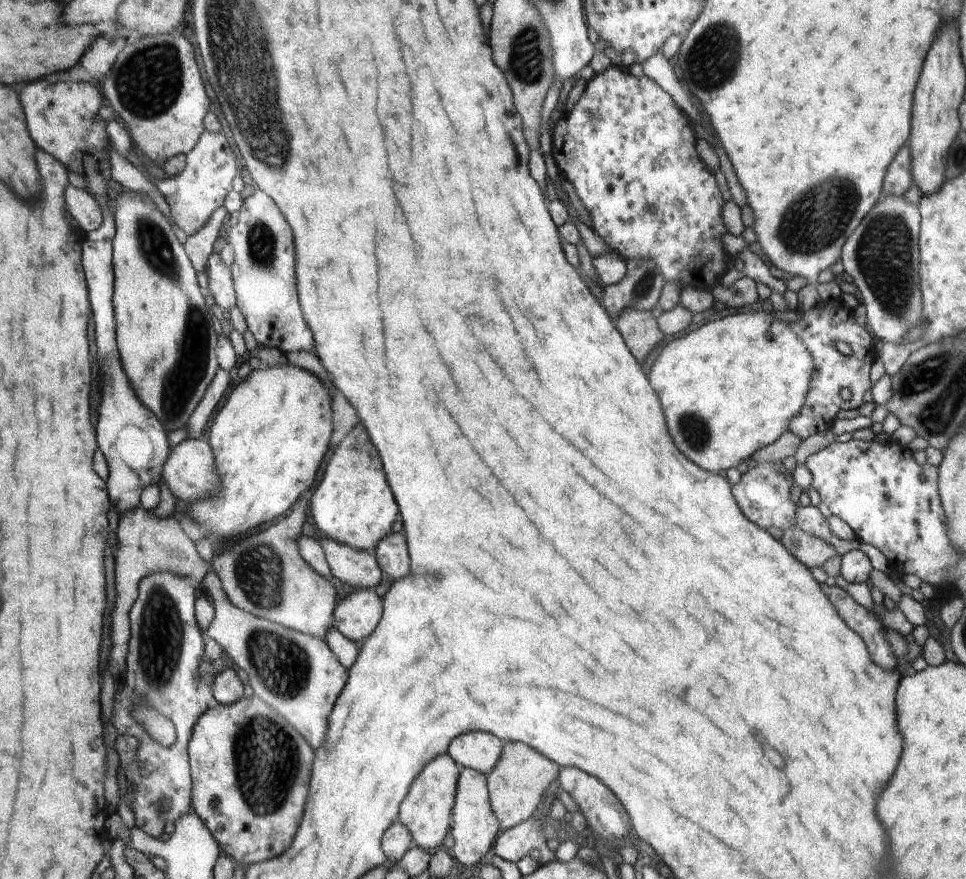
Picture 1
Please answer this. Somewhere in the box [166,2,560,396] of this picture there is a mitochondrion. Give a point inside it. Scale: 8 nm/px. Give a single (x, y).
(525, 59)

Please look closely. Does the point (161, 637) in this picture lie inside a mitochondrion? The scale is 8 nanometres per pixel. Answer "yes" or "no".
yes

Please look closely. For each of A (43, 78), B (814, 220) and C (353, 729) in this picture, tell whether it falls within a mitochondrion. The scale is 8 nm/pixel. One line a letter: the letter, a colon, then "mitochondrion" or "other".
A: other
B: mitochondrion
C: other

